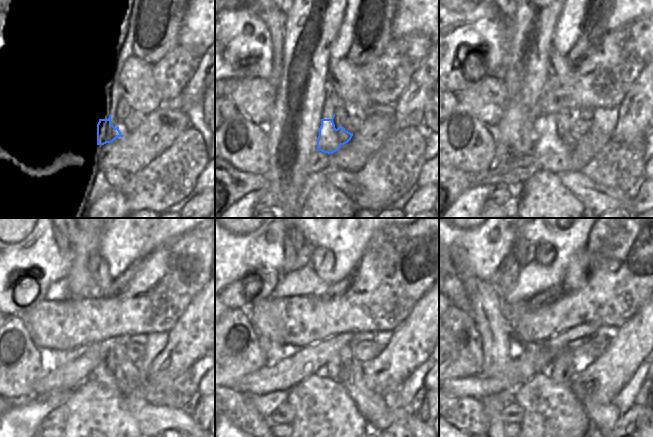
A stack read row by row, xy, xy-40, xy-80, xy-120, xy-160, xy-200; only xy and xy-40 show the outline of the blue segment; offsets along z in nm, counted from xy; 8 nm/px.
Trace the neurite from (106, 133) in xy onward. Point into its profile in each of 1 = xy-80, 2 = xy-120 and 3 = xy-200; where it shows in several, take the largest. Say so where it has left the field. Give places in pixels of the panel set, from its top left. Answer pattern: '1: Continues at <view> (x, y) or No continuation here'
1: Continues at xy-80 (554, 155)
2: Continues at xy-120 (128, 380)
3: Continues at xy-200 (604, 416)

